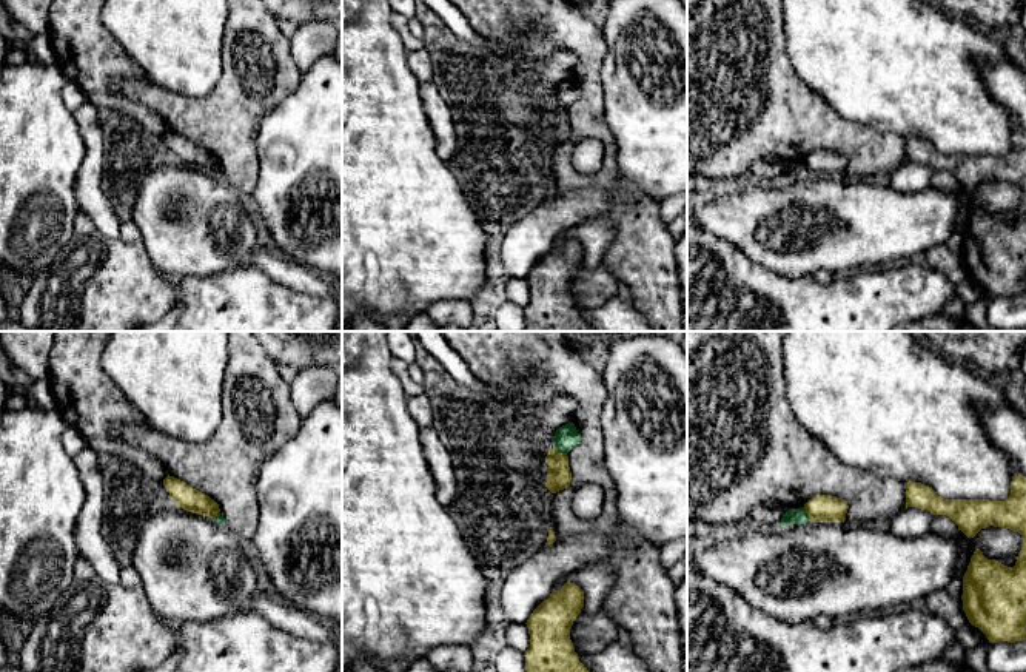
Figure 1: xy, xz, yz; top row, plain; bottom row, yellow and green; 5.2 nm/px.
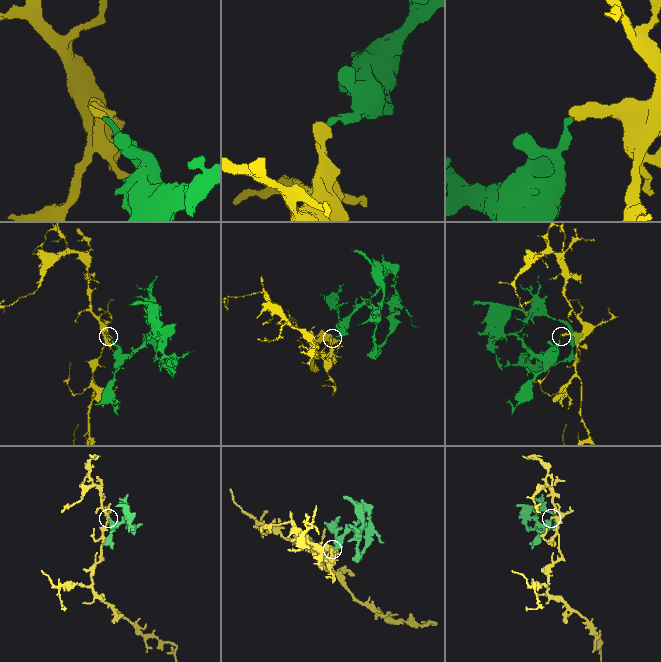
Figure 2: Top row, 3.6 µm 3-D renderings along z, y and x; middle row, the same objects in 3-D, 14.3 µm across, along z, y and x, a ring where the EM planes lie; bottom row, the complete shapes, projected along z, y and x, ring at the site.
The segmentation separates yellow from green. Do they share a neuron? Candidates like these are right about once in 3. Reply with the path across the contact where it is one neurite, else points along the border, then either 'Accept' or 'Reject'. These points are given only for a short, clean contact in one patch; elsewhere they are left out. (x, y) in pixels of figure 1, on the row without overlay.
Boundary: xz (553, 102), (566, 108). Reject

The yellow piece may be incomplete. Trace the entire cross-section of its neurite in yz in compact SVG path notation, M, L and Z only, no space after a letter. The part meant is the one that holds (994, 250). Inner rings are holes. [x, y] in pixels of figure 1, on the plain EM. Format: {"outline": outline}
{"outline": "M1014 129L1006 156L944 154L921 137L904 137L906 163L918 162L949 171L967 193L989 180L1021 190L1014 222L987 214L975 203L963 231L963 265L989 297L1026 294L1026 131Z"}

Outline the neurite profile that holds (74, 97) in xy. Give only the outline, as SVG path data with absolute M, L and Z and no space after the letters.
M66 83L63 88L63 103L65 106L74 113L79 109L85 102L88 102L85 92L74 83Z

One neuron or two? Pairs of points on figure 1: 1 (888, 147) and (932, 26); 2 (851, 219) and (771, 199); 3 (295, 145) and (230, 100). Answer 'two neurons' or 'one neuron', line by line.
1: two neurons
2: one neuron
3: two neurons

